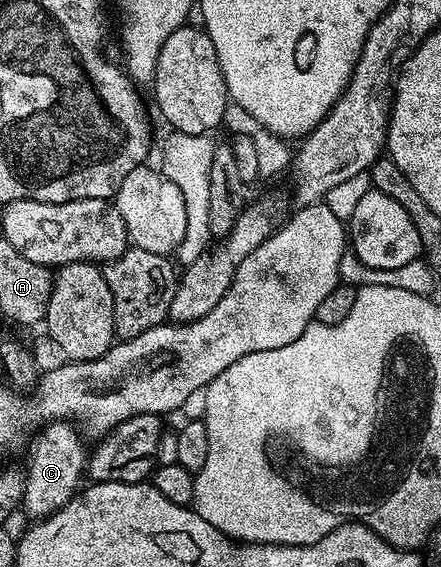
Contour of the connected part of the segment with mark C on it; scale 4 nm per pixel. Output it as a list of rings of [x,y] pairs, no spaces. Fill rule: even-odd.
[[[48,422],[34,433],[30,441],[31,453],[27,456],[25,467],[21,508],[32,516],[32,521],[38,522],[45,516],[51,516],[77,494],[79,475],[84,475],[89,452],[86,447],[83,449],[84,437],[77,428],[75,433],[75,428],[76,425],[71,422]]]

